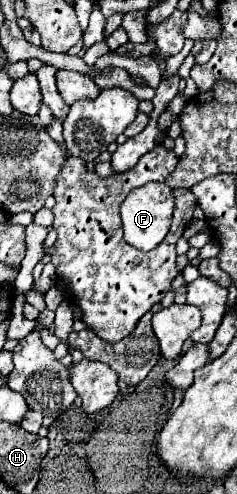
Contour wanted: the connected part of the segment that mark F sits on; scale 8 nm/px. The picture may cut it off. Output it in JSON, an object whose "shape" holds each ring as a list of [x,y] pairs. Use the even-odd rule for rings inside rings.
{"shape":[[[149,182],[137,190],[133,190],[120,206],[120,215],[125,240],[137,250],[153,250],[162,242],[171,226],[175,208],[173,190],[165,182]]]}

